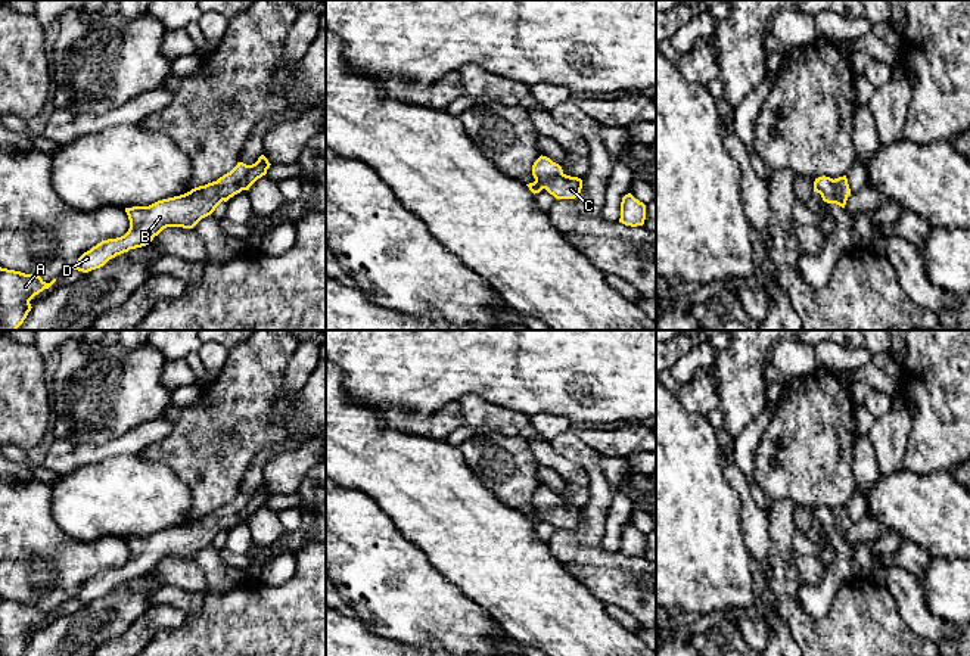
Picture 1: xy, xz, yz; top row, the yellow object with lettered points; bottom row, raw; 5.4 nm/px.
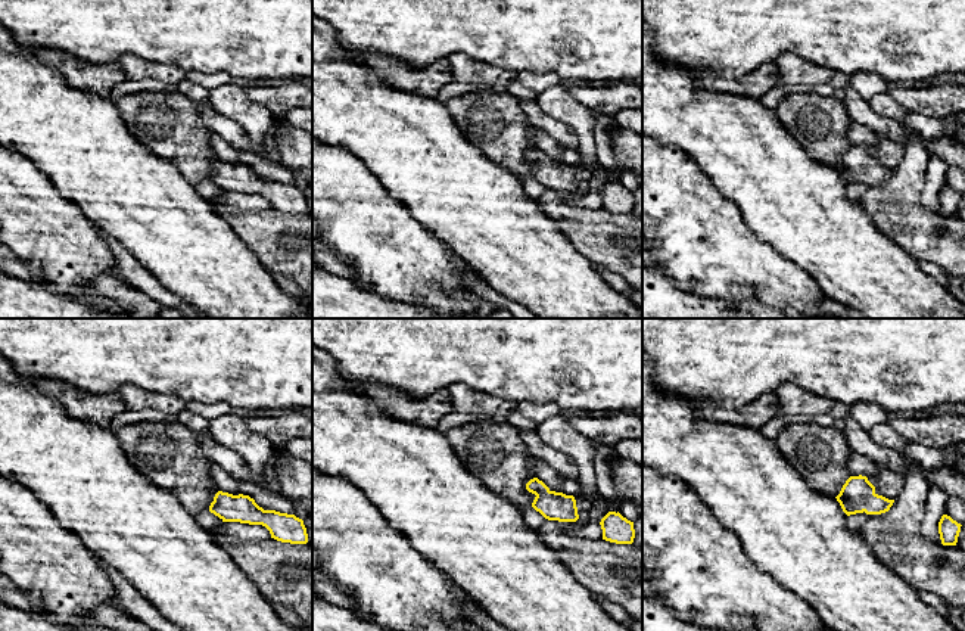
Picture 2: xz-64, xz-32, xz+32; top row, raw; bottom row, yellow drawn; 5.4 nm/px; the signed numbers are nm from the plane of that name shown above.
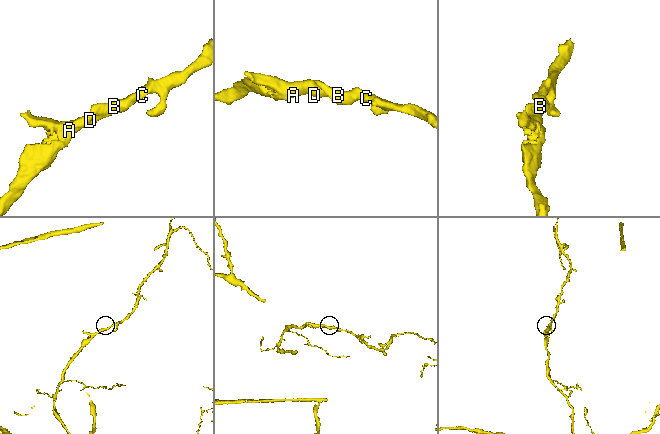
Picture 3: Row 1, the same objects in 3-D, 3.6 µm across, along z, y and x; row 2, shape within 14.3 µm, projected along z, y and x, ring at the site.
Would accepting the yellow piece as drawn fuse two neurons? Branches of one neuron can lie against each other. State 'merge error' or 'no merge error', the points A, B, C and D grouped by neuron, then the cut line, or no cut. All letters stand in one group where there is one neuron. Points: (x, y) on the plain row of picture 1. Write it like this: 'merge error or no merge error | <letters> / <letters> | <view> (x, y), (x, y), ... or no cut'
no merge error | A B C D | no cut

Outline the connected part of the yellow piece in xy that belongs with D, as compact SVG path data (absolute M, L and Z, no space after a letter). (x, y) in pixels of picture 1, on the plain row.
M261 485L252 495L237 495L217 512L192 519L190 522L158 531L149 537L125 538L130 550L128 562L116 569L102 570L84 582L72 600L88 603L103 597L109 590L130 579L149 575L167 557L193 559L202 548L211 545L224 531L227 532L249 517L270 498Z

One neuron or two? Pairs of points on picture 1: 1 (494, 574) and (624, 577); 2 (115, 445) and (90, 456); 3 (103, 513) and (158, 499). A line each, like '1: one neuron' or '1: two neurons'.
1: two neurons
2: one neuron
3: one neuron

